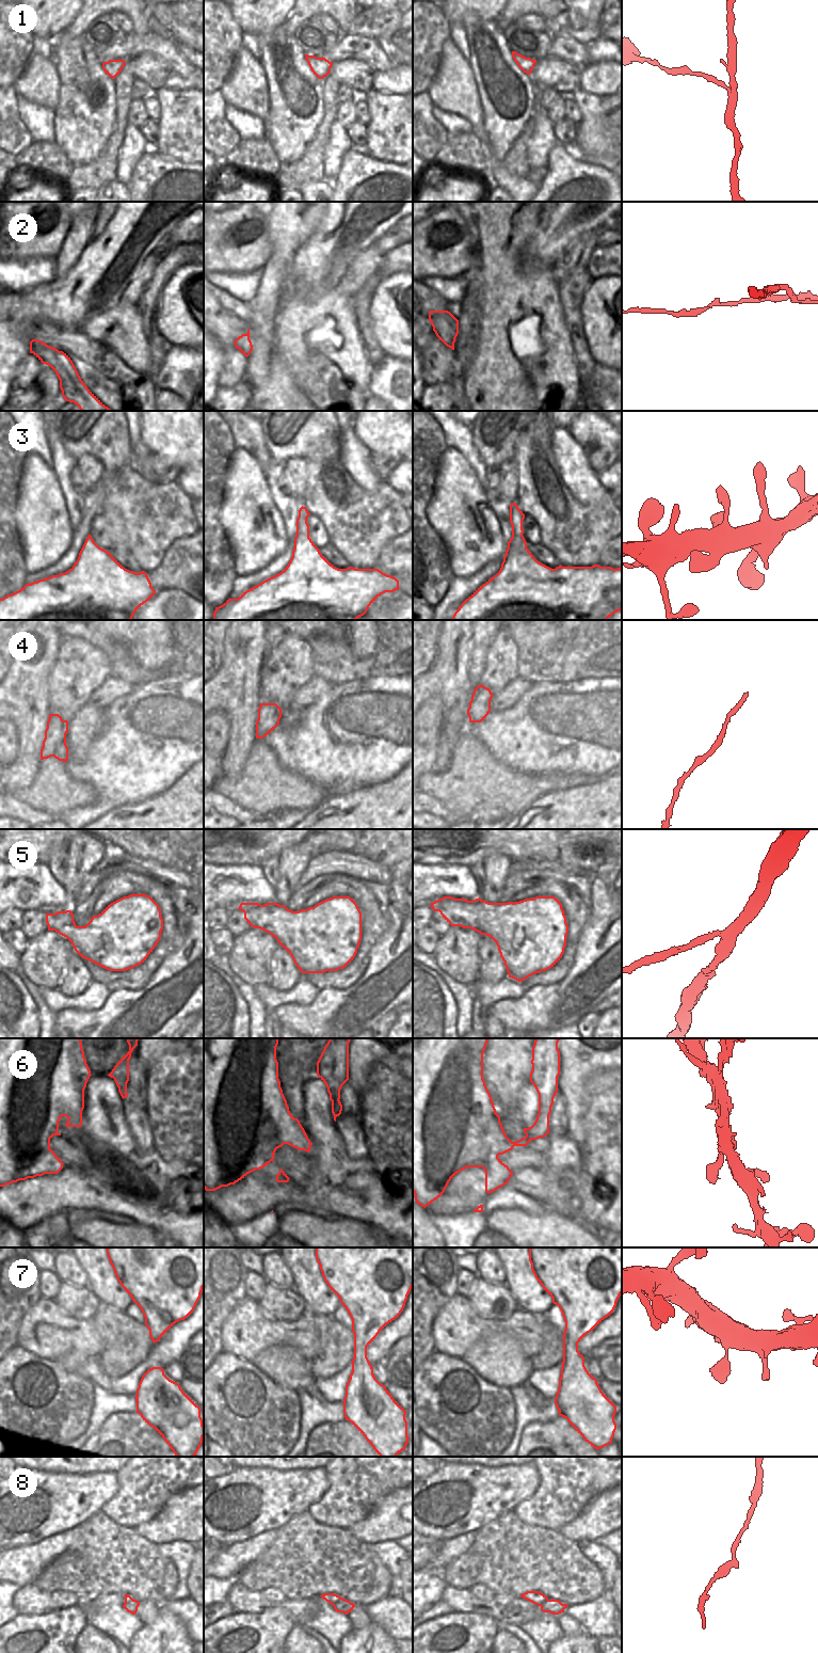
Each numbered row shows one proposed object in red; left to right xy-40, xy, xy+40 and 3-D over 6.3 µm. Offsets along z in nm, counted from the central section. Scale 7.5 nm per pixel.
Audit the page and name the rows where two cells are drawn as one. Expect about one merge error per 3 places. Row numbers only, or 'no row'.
6

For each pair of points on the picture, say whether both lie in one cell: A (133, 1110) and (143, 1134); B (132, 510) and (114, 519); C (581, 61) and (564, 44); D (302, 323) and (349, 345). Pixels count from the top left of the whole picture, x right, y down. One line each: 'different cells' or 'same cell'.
A: same cell
B: different cells
C: same cell
D: same cell

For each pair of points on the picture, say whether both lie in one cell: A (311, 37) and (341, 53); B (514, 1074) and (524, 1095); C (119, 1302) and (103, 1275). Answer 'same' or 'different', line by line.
A: different
B: different
C: same

